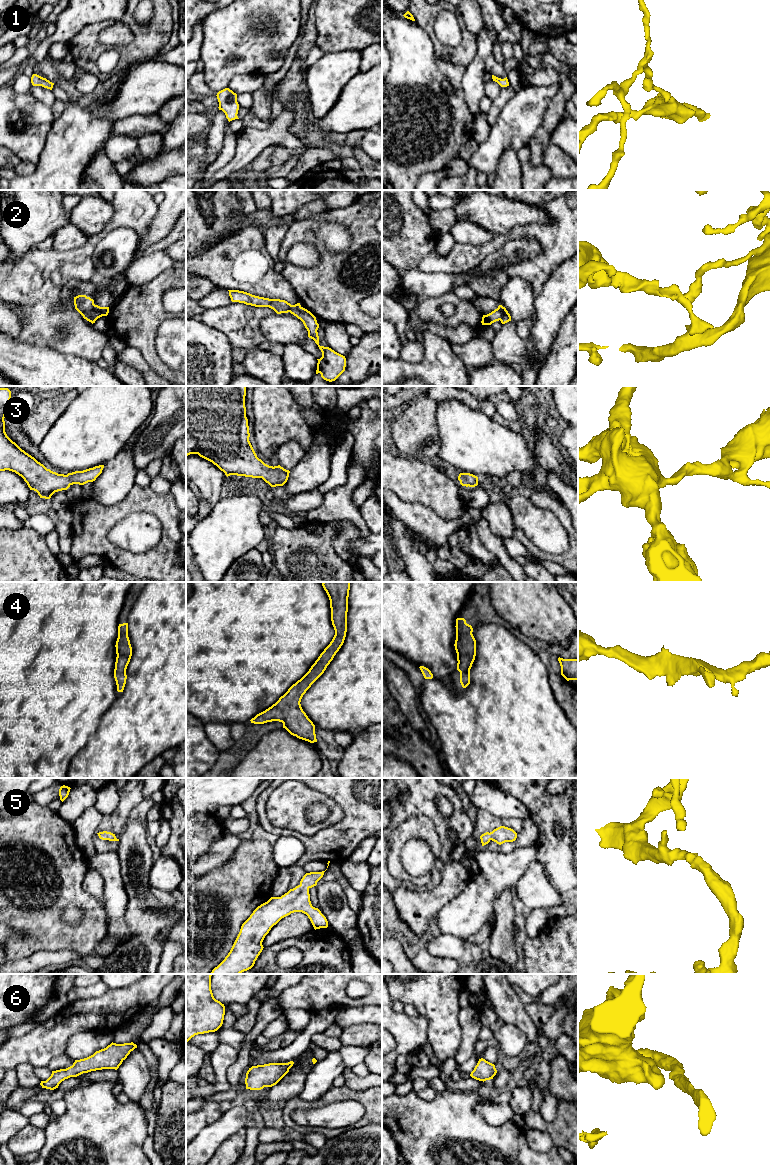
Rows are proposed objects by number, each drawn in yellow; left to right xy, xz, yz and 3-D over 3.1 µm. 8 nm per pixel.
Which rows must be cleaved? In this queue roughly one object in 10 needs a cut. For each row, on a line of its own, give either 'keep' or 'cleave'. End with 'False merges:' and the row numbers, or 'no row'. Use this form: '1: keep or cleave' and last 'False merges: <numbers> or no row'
1: keep
2: cleave
3: keep
4: keep
5: keep
6: keep
False merges: 2

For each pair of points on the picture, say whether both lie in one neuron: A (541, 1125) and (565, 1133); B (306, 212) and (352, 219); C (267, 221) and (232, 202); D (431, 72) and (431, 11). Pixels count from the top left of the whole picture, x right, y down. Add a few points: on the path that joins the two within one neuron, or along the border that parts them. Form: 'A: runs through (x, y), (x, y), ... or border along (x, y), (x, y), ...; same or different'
A: border along (546, 1123), (547, 1130); different
B: border along (332, 210), (320, 217), (310, 217), (301, 221); different
C: border along (244, 213), (233, 216), (237, 228), (229, 231); different
D: border along (416, 22), (430, 38), (435, 56), (444, 60); different

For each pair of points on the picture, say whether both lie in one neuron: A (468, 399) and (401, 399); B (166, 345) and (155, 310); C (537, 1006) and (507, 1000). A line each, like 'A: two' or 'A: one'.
A: two
B: two
C: two

